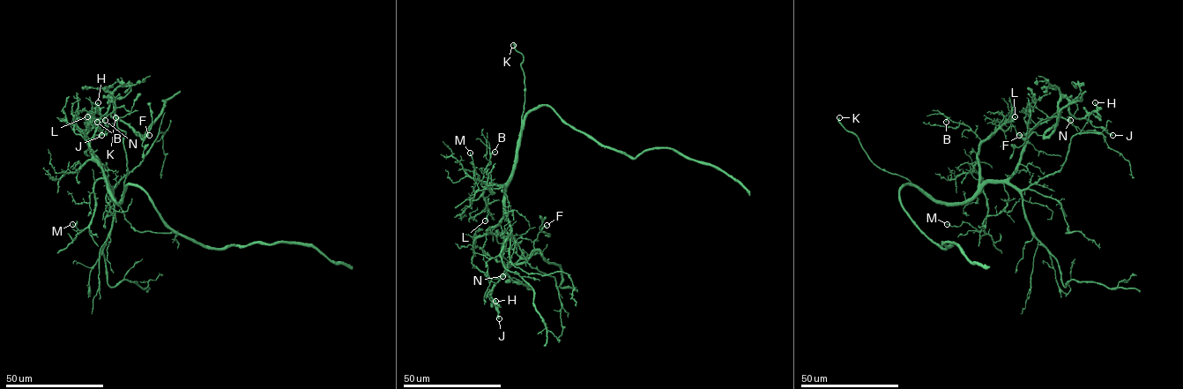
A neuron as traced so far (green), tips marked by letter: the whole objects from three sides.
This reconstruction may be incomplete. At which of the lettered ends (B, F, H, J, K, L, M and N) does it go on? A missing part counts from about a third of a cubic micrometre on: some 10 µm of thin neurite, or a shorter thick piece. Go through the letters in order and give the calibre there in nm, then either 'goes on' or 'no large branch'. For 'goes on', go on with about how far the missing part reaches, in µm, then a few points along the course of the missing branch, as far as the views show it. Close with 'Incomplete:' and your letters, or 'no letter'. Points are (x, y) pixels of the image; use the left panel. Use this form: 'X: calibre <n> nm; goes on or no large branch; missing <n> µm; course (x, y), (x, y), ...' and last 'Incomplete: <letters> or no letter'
B: calibre 280 nm; no large branch
F: calibre 650 nm; no large branch
H: calibre 400 nm; goes on; missing 5 µm
J: calibre 440 nm; goes on; missing 5 µm
K: calibre 440 nm; goes on; missing 30 µm; course (115, 117), (103, 116), (93, 104), (77, 95)
L: calibre 280 nm; no large branch
M: calibre 190 nm; no large branch
N: calibre 260 nm; goes on; missing 20 µm; course (105, 120), (134, 109)
Incomplete: H, J, K, N

